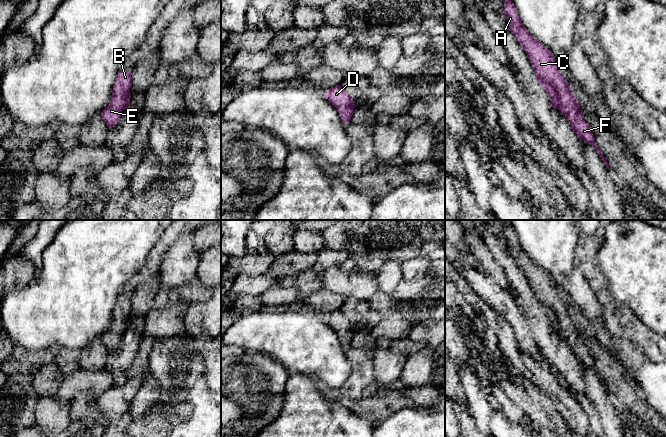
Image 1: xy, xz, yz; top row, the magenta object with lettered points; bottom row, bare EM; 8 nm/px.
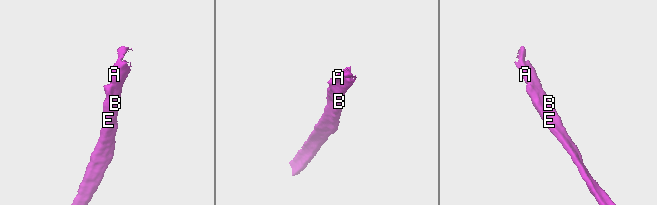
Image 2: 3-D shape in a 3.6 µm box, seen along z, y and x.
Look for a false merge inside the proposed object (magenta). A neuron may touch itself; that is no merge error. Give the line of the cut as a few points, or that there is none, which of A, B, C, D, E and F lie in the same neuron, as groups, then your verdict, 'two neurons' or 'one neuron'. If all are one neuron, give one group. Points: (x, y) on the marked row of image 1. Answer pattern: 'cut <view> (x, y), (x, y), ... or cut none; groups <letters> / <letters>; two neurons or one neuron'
cut none; groups A B C D E F; one neuron

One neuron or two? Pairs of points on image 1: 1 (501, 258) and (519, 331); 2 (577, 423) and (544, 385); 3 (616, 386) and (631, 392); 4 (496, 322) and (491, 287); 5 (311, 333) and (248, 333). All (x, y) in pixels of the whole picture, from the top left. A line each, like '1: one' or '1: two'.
1: two
2: one
3: one
4: two
5: one

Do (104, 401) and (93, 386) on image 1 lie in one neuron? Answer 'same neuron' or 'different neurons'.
different neurons

